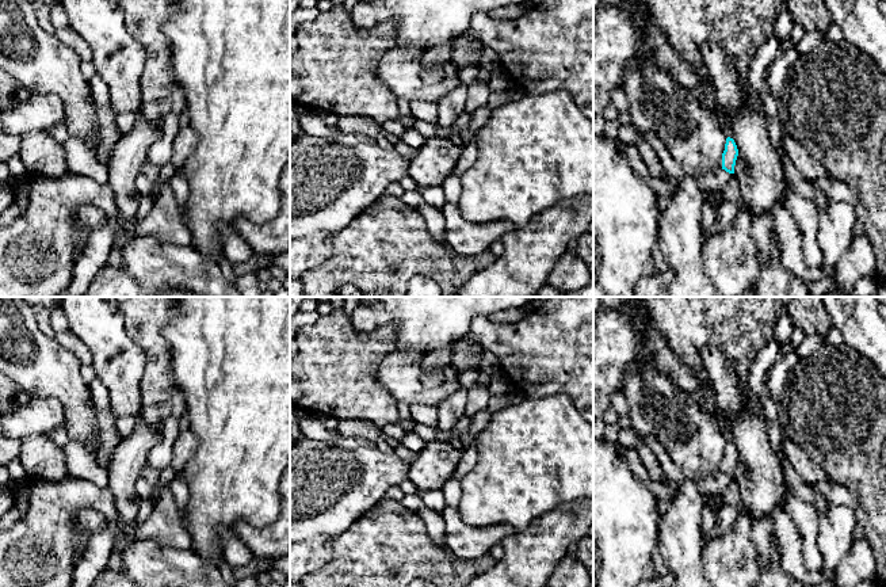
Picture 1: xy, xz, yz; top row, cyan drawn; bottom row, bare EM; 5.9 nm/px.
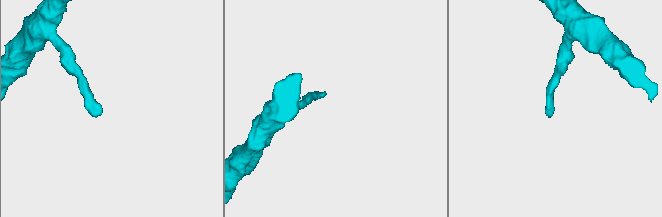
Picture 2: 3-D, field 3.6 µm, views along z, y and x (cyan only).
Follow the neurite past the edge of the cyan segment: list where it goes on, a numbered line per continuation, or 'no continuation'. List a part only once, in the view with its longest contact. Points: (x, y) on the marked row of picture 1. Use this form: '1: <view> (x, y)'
1: yz (717, 180)

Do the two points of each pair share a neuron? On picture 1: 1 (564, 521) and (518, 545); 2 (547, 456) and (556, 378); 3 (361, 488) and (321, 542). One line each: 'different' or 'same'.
1: same
2: different
3: different

